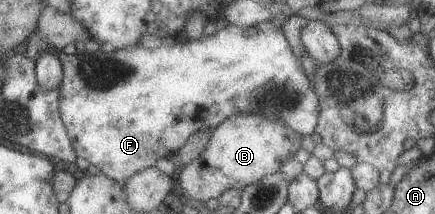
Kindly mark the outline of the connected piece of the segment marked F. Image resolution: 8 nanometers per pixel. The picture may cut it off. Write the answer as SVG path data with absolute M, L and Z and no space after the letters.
M269 21L259 22L251 27L240 28L233 24L227 24L211 34L204 36L199 40L187 38L187 42L183 45L171 44L169 47L161 45L160 47L150 50L141 46L140 43L125 49L114 50L113 52L76 52L76 54L65 54L61 50L50 49L49 53L54 54L60 61L62 67L62 80L59 85L58 110L61 121L66 129L67 137L71 142L71 147L75 152L76 157L86 159L89 164L99 168L101 174L116 182L123 183L133 174L136 174L142 169L155 165L155 161L159 157L171 157L184 143L187 138L193 133L210 128L211 130L219 125L226 117L233 114L246 114L247 112L261 112L268 118L279 120L284 126L291 128L293 131L300 133L302 136L311 135L314 131L316 121L318 120L319 102L318 97L311 91L311 85L303 72L302 67L298 67L299 61L295 59L289 48L289 43L285 40L283 32L277 30Z

